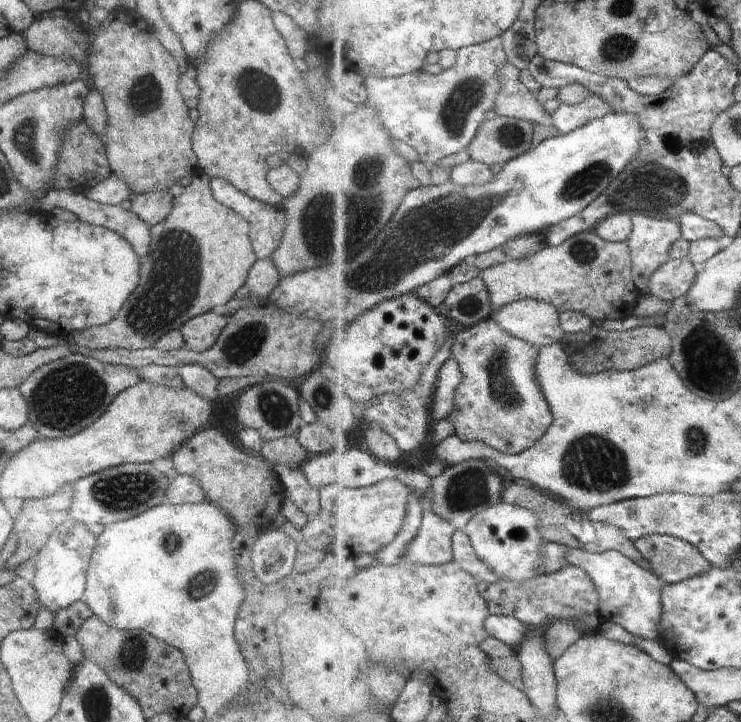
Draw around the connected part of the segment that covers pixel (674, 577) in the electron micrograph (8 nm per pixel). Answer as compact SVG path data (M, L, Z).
M649 535L645 538L640 538L640 541L636 541L636 547L643 556L648 558L652 568L656 570L654 573L659 579L667 585L674 585L684 580L690 580L690 578L696 578L696 576L702 576L706 574L712 564L710 560L702 554L698 546L694 546L692 542L688 540L682 540L682 538L676 538L671 535Z

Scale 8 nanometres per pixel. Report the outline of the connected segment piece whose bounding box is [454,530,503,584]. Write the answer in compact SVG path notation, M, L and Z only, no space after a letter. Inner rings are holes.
M462 530L457 531L454 542L455 561L460 562L476 578L478 584L482 582L496 583L503 580L496 570L492 570L478 556L478 552L474 549L472 540L467 533Z

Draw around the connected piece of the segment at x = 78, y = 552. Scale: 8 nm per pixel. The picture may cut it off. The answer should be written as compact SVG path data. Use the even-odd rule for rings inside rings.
M69 519L58 530L48 538L46 546L38 552L36 562L34 562L34 590L38 592L36 596L42 602L42 608L48 608L50 614L58 614L62 608L72 606L74 602L81 601L85 592L86 570L90 564L92 550L96 546L96 536L80 522Z

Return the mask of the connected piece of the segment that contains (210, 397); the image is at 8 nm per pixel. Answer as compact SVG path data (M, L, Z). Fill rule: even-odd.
M198 364L185 365L178 366L176 370L185 386L196 395L203 399L206 398L209 403L219 398L217 394L219 380L208 372L204 366Z

